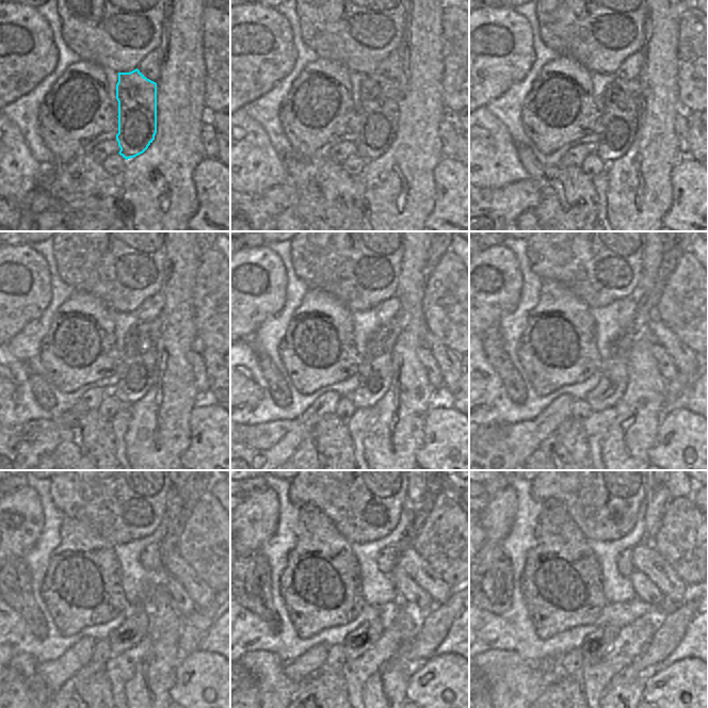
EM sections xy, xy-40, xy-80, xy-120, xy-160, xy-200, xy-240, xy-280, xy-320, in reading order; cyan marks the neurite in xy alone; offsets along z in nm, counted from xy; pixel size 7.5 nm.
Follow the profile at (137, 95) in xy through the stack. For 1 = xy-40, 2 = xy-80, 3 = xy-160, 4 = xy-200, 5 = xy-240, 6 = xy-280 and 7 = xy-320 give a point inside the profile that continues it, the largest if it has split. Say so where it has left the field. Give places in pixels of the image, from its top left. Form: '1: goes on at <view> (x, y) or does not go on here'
1: goes on at xy-40 (379, 96)
2: goes on at xy-80 (616, 127)
3: goes on at xy-160 (374, 371)
4: goes on at xy-200 (613, 381)
5: goes on at xy-240 (137, 625)
6: goes on at xy-280 (357, 642)
7: goes on at xy-320 (594, 646)

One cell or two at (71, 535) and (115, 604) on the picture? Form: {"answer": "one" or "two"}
{"answer": "one"}

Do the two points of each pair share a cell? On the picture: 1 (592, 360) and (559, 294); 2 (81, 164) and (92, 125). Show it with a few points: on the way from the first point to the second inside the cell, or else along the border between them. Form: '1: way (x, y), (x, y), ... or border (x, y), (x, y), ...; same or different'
1: way (581, 344), (581, 334), (563, 310); same
2: border (81, 153), (65, 163), (58, 163); different

